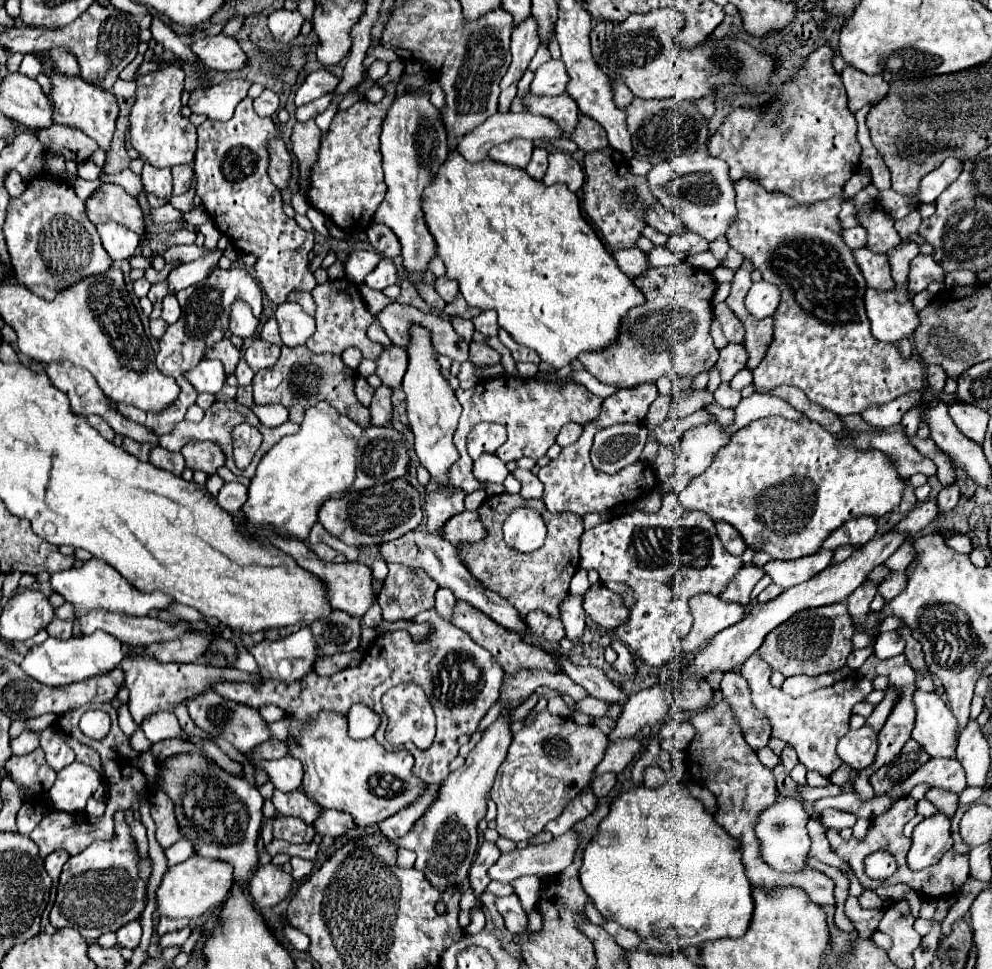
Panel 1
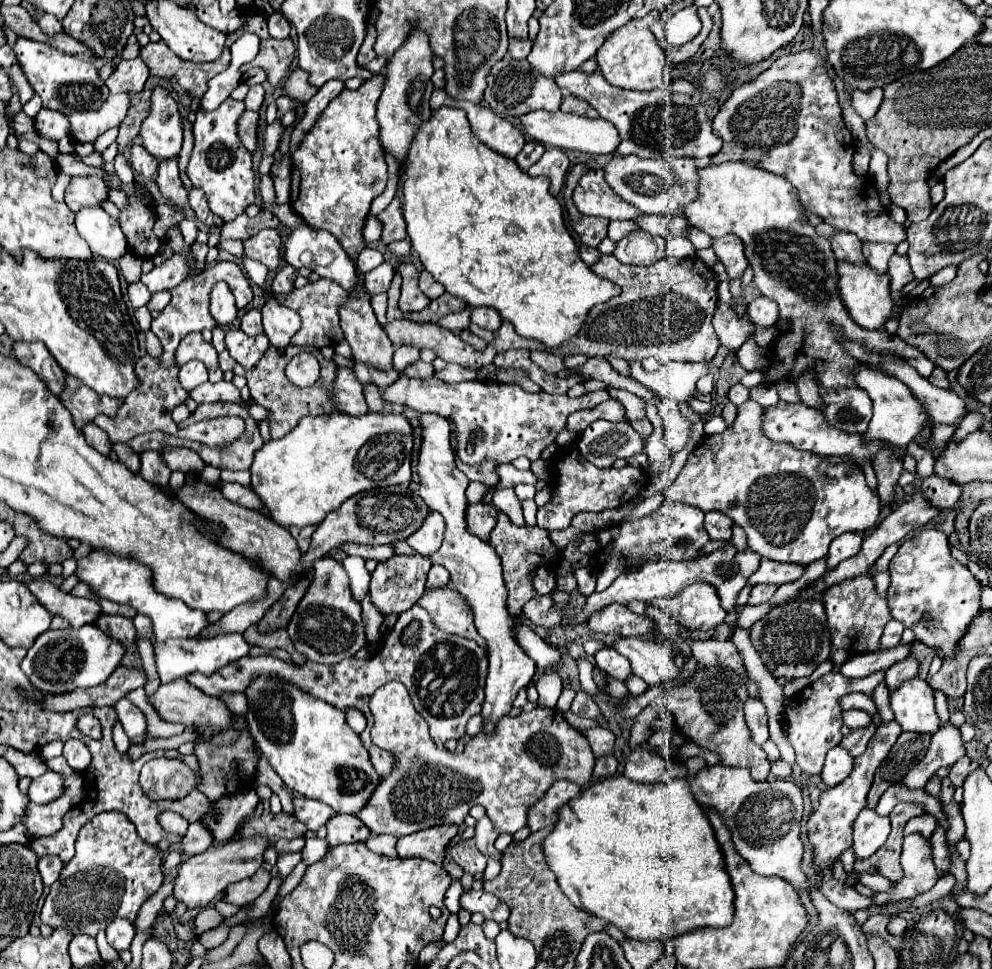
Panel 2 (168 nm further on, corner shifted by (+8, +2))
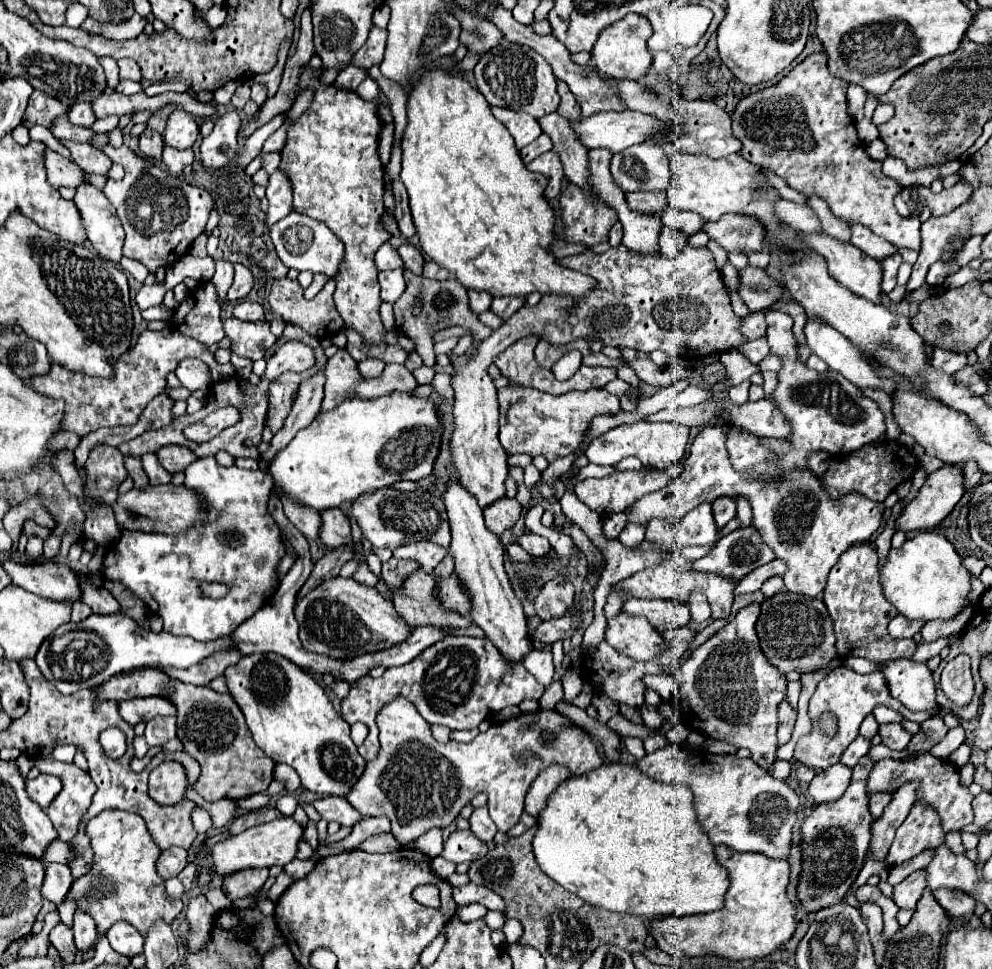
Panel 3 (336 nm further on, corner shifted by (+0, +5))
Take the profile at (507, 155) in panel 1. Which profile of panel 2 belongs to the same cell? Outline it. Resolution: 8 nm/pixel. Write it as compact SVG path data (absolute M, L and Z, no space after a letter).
M434 89L430 105L442 107L442 105L450 105L450 107L462 107L468 113L468 121L474 129L474 135L478 135L478 139L482 143L486 143L490 149L514 159L518 155L518 151L522 151L526 137L522 133L520 127L516 127L514 123L502 119L500 115L492 113L488 107L476 105L472 101L456 101L452 99L444 89Z

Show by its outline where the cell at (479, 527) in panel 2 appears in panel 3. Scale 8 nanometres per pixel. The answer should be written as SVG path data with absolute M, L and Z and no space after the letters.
M500 498L498 502L492 502L484 510L484 520L486 528L490 528L496 536L502 536L508 528L514 526L522 512L522 506L514 498Z

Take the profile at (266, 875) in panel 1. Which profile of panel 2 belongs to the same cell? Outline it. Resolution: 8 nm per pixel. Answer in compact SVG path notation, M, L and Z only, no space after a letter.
M258 869L258 873L254 873L252 877L238 881L234 885L228 885L226 893L224 893L224 901L238 905L238 907L246 907L262 895L262 891L268 887L268 883L270 883L270 873L264 869Z

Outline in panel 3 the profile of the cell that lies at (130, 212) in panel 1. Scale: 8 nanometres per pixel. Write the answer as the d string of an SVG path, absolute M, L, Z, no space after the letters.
M50 148L46 150L44 162L46 162L46 172L48 172L48 182L54 188L60 188L60 186L78 188L82 186L82 182L88 182L86 172L74 160L68 160L60 156L58 152L52 152Z

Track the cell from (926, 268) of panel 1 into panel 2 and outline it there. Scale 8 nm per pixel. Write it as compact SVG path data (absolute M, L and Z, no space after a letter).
M892 255L888 263L888 275L890 275L890 289L896 293L900 291L906 283L912 281L910 273L910 263L902 255Z

